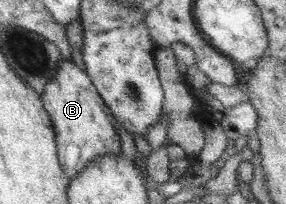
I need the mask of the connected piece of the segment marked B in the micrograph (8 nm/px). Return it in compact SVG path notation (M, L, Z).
M72 59L60 60L54 77L45 85L40 97L50 117L58 160L67 178L73 180L79 176L95 158L121 154L121 140L111 110L99 96L89 75Z

